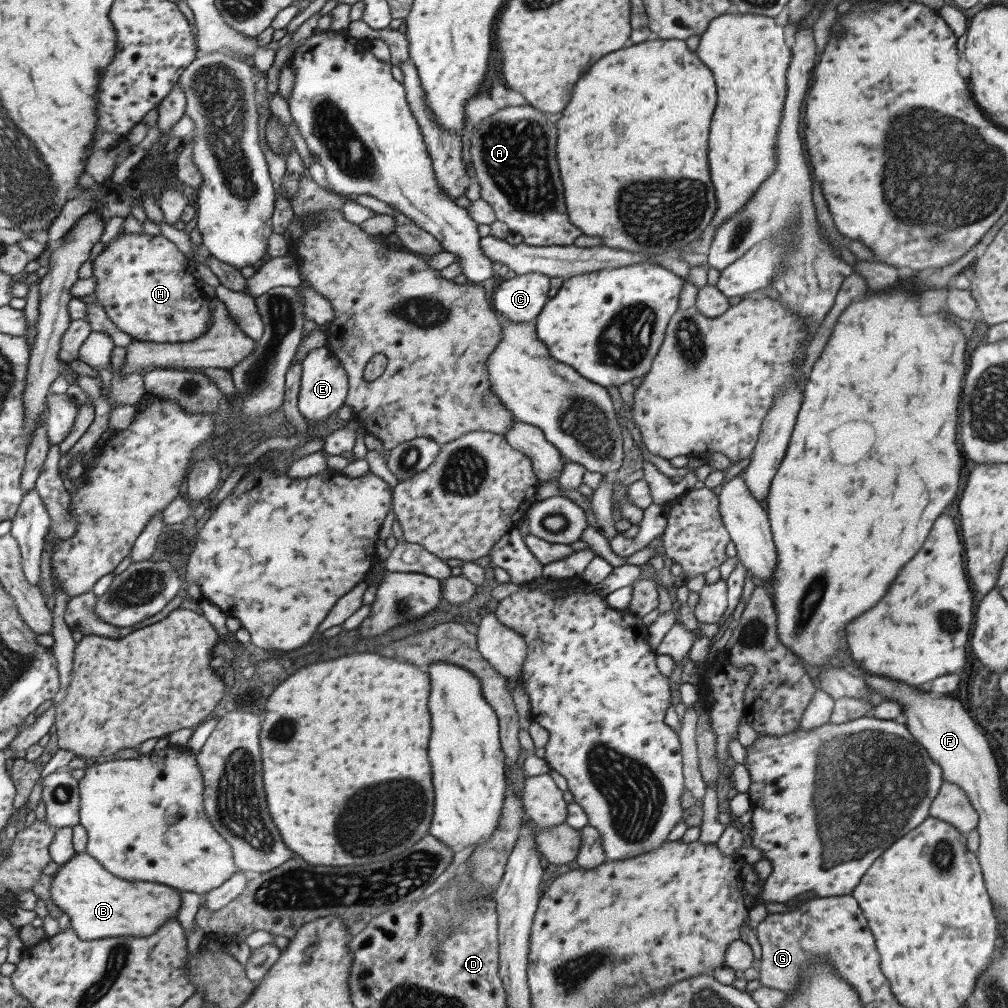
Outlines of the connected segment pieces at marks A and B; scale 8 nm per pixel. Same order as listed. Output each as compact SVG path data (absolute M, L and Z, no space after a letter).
M506 106L482 118L473 128L469 143L470 163L474 184L480 188L480 199L495 213L495 220L521 236L529 246L567 246L582 234L568 220L563 208L563 190L555 164L555 124L531 106Z
M85 851L75 853L72 858L59 865L50 882L50 896L55 907L69 917L74 934L83 941L127 936L147 938L155 934L159 926L165 926L167 920L177 918L179 908L181 908L179 891L156 882L128 881L117 878Z

